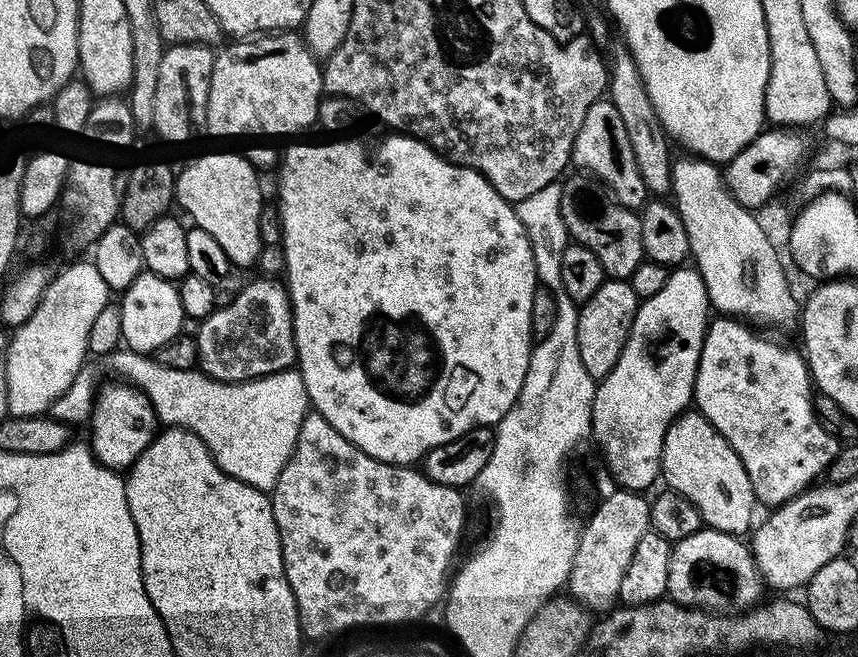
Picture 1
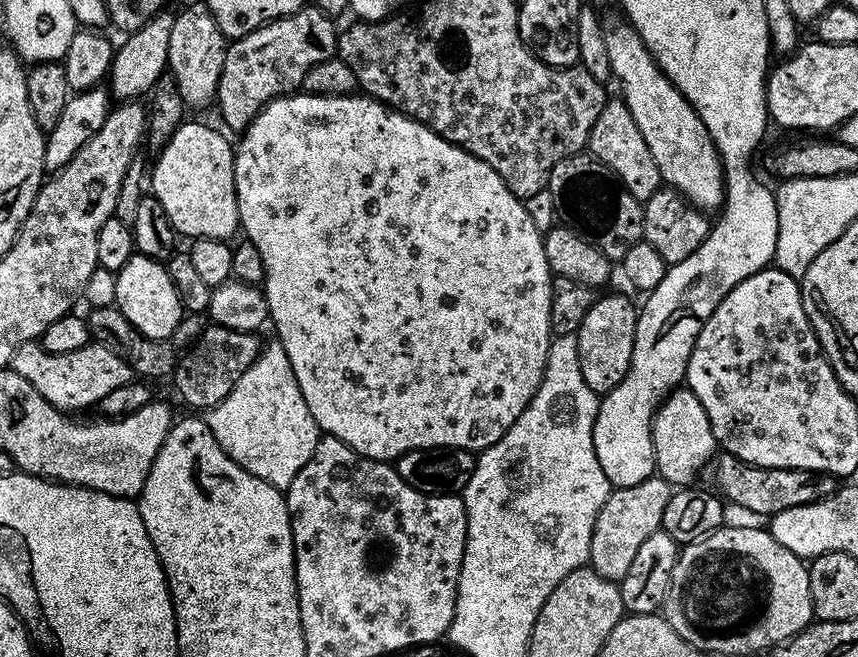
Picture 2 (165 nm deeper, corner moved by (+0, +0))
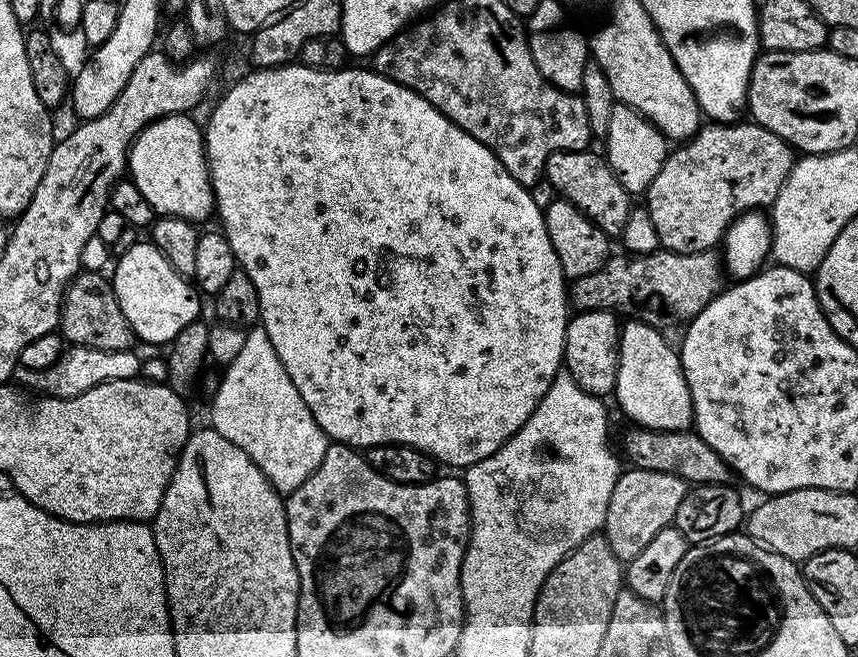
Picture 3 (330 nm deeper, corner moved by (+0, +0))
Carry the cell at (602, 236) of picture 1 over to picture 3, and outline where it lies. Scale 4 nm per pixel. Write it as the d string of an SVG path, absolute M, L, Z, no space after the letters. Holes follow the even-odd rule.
M592 150L550 154L546 165L546 180L563 199L570 201L609 238L616 238L624 231L626 218L632 213L634 201L630 193L618 182L607 163L597 153L596 156Z

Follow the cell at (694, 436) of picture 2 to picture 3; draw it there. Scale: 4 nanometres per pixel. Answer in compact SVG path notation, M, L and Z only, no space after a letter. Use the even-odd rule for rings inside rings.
M629 319L620 330L620 349L618 350L618 378L614 400L632 419L633 425L642 428L653 428L658 431L685 431L693 427L692 395L680 366L680 353L664 341L665 333L659 328L652 328L641 320Z

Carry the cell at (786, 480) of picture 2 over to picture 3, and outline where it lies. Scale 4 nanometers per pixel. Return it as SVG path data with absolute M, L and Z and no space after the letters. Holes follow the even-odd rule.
M639 426L629 427L624 436L624 456L633 468L650 470L658 473L672 473L681 476L685 483L703 486L706 484L725 483L730 476L730 470L724 459L708 446L704 439L692 430L658 431L653 428Z

